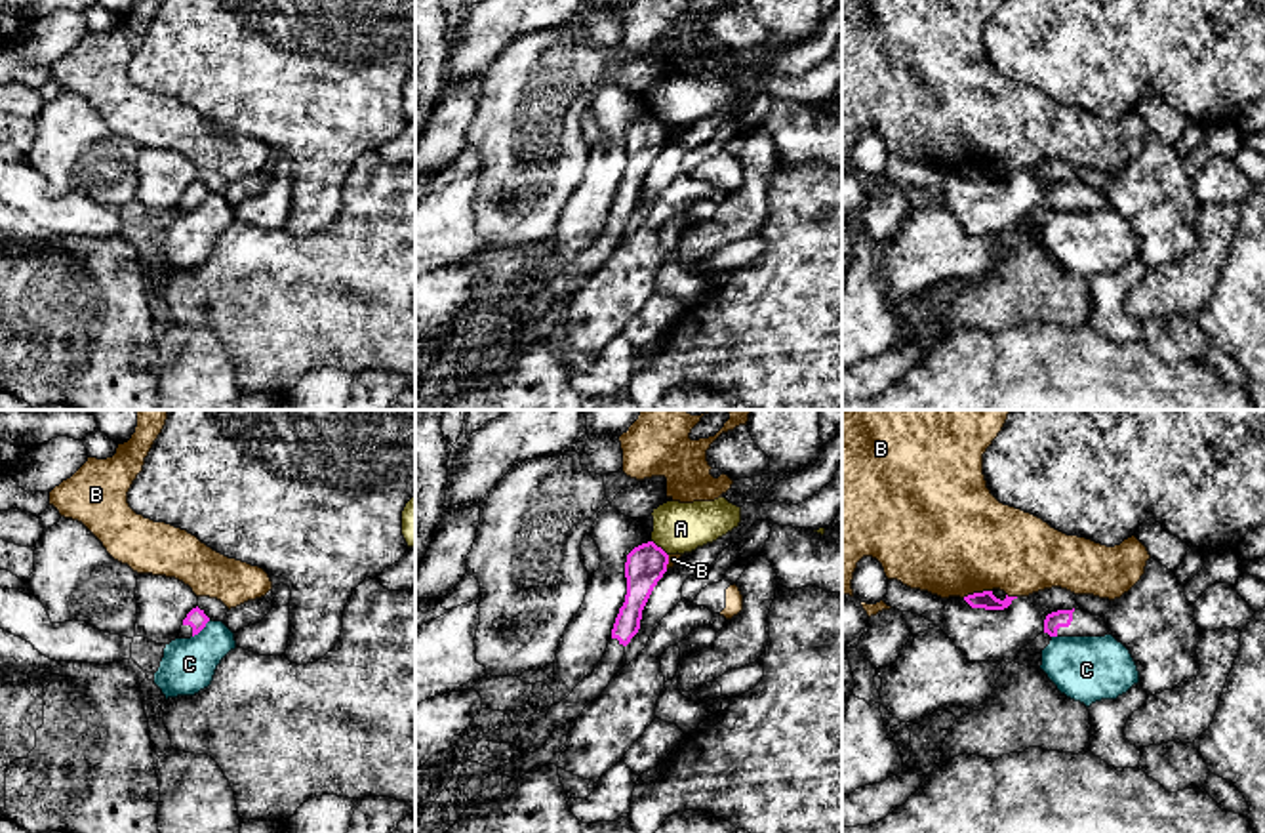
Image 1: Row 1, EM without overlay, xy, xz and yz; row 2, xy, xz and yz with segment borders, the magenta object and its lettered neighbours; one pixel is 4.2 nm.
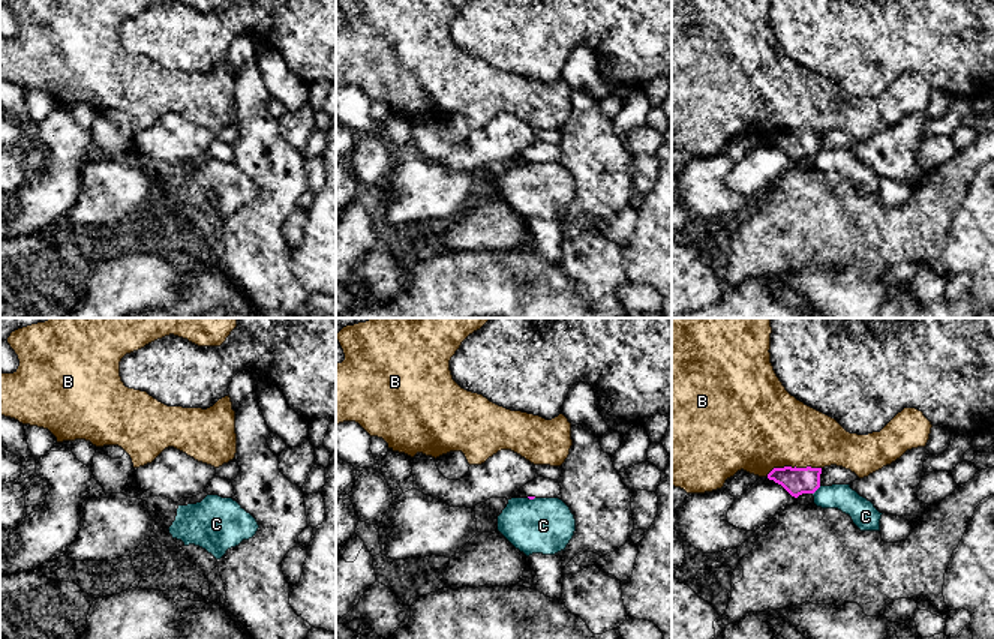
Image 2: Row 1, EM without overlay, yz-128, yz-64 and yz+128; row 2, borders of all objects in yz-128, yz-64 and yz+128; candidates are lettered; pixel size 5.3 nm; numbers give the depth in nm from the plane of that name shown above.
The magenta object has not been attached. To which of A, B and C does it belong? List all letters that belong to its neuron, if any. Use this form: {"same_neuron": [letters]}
{"same_neuron": []}

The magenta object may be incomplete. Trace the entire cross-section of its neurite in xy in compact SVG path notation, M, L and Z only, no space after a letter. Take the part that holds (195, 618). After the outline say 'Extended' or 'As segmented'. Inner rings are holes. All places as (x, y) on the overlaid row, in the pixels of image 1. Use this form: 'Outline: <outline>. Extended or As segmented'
Outline: M198 606L192 608L183 620L177 639L191 639L198 635L206 627L208 621L210 618L204 614L204 610L200 610Z. Extended

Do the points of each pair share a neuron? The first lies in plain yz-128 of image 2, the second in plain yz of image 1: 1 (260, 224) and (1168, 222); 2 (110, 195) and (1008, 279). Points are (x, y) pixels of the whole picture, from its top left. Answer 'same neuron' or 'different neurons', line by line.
1: same neuron
2: different neurons

